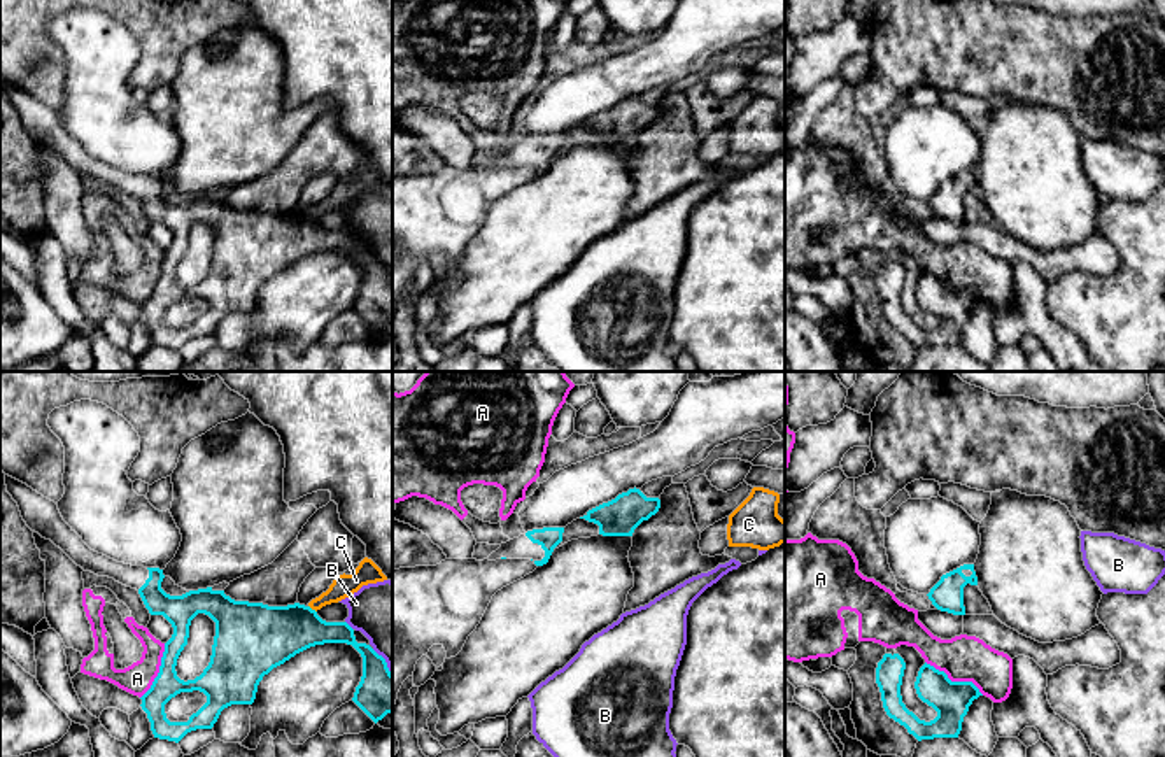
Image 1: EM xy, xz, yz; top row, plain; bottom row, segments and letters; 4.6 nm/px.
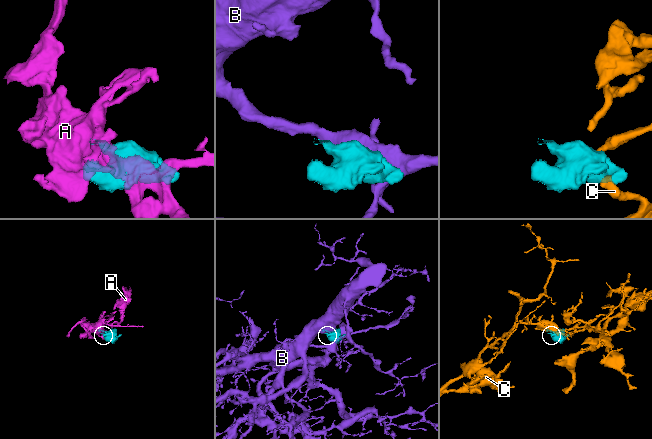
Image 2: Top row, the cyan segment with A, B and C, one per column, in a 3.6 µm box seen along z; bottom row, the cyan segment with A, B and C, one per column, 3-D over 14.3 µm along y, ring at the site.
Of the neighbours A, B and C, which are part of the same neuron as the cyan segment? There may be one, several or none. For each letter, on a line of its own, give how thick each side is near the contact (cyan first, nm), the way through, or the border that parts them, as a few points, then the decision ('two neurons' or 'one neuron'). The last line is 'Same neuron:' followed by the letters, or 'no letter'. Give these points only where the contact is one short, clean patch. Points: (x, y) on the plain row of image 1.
A: 170/220 nm | two neurons
B: 220/300 nm | two neurons
C: 280/110 nm | along xy (309, 212), (316, 219) | two neurons
Same neuron: no letter

